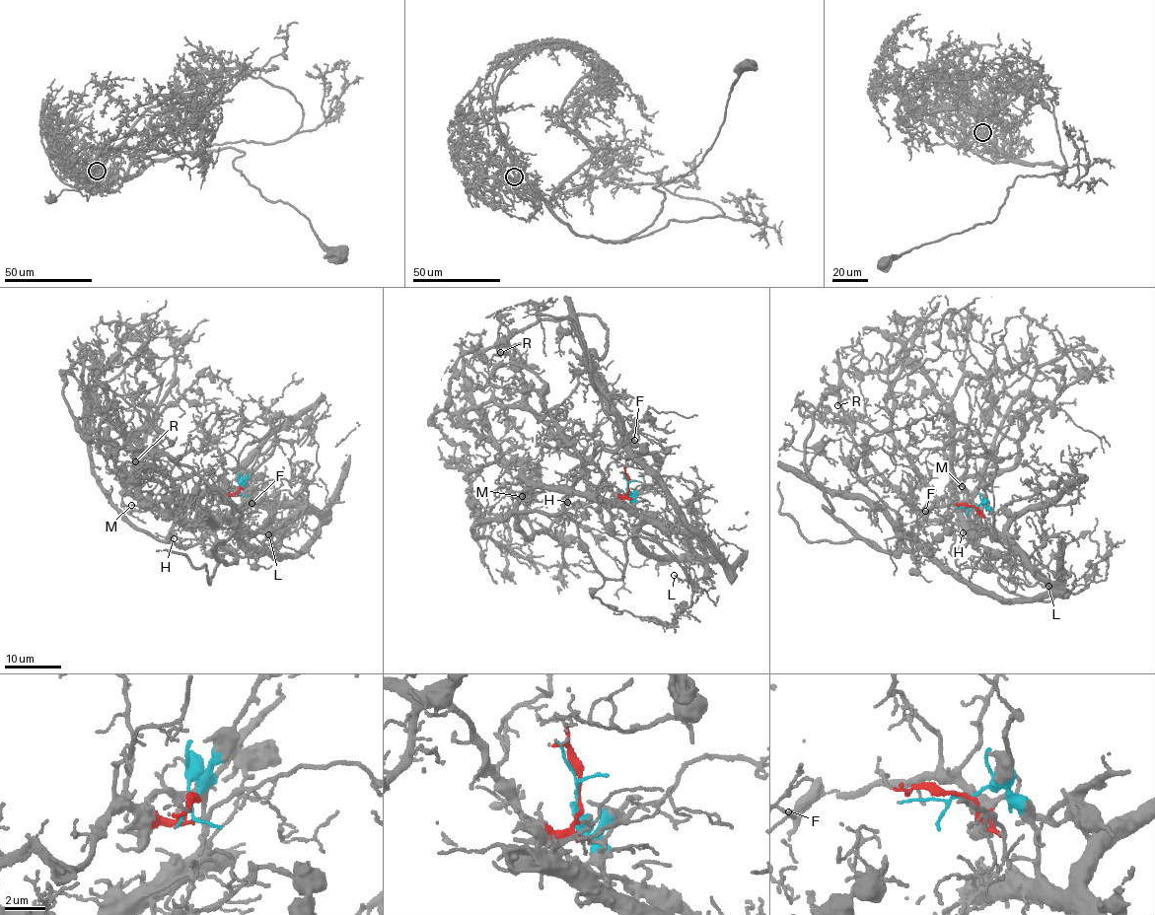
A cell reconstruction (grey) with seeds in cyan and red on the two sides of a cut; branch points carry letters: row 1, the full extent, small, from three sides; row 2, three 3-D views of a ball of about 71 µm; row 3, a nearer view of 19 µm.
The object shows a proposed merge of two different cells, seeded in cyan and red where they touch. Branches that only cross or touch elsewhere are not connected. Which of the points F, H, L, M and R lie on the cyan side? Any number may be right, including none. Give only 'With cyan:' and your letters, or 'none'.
With cyan: F, H, L

